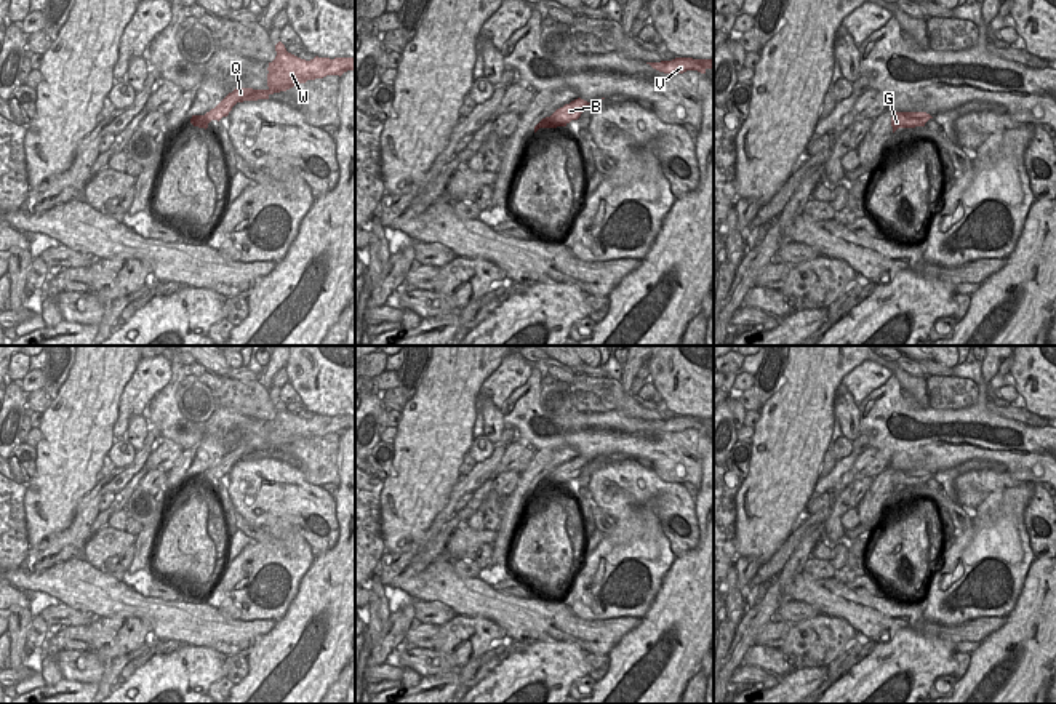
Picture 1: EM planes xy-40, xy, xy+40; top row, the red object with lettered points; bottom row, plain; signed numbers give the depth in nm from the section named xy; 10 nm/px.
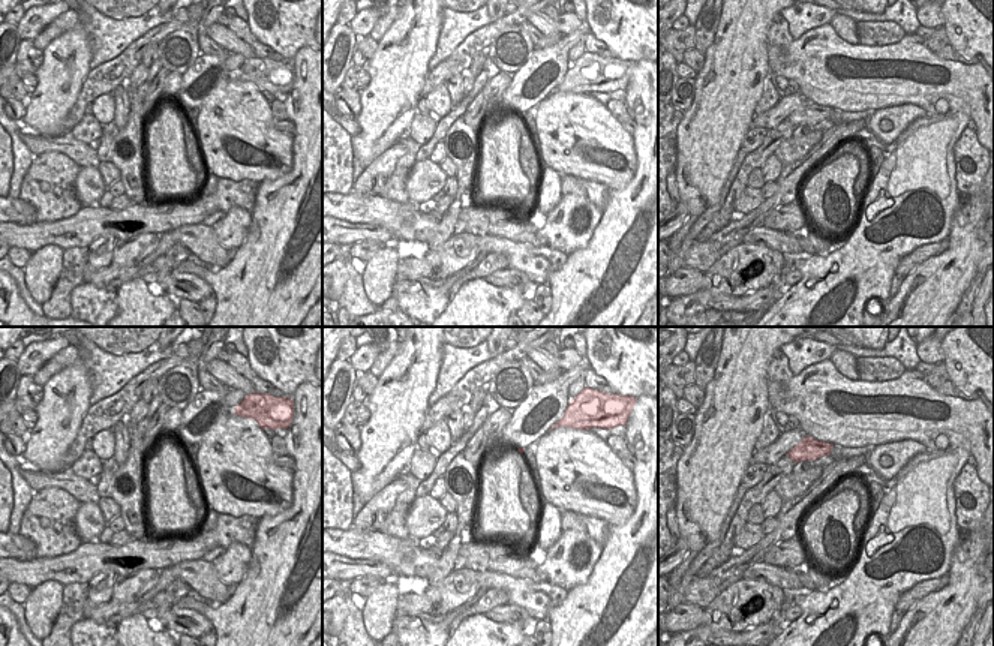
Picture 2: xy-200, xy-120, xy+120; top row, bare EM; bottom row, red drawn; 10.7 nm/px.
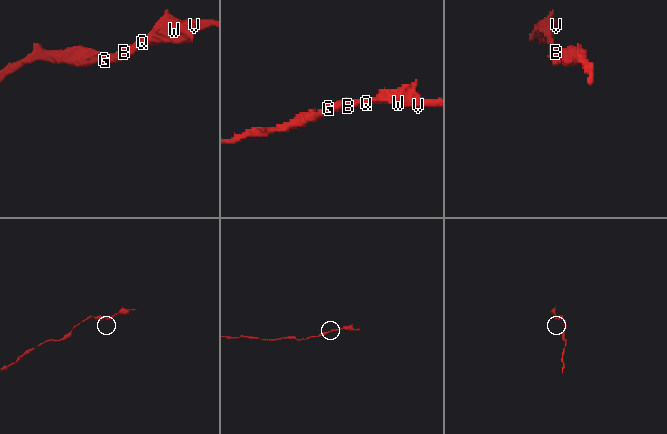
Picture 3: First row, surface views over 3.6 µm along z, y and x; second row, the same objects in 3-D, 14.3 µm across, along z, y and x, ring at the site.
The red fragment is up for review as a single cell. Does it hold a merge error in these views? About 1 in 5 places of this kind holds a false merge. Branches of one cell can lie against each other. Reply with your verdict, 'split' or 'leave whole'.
leave whole

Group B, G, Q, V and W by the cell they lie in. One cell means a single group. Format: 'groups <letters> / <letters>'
groups B G Q V W

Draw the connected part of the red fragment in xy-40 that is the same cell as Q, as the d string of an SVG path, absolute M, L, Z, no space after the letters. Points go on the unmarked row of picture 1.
M275 403L277 414L269 421L267 448L235 446L214 467L205 474L192 474L190 482L198 486L208 486L211 478L227 475L237 461L269 458L270 453L286 450L307 438L323 437L326 434L342 434L355 427L355 416L318 416L301 418L286 410L285 403Z

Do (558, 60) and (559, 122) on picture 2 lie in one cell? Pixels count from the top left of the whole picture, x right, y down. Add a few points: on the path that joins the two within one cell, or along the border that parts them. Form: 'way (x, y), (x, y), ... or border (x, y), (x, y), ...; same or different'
border (549, 95), (537, 104); different

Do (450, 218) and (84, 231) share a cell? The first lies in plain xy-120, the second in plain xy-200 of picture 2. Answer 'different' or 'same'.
different

